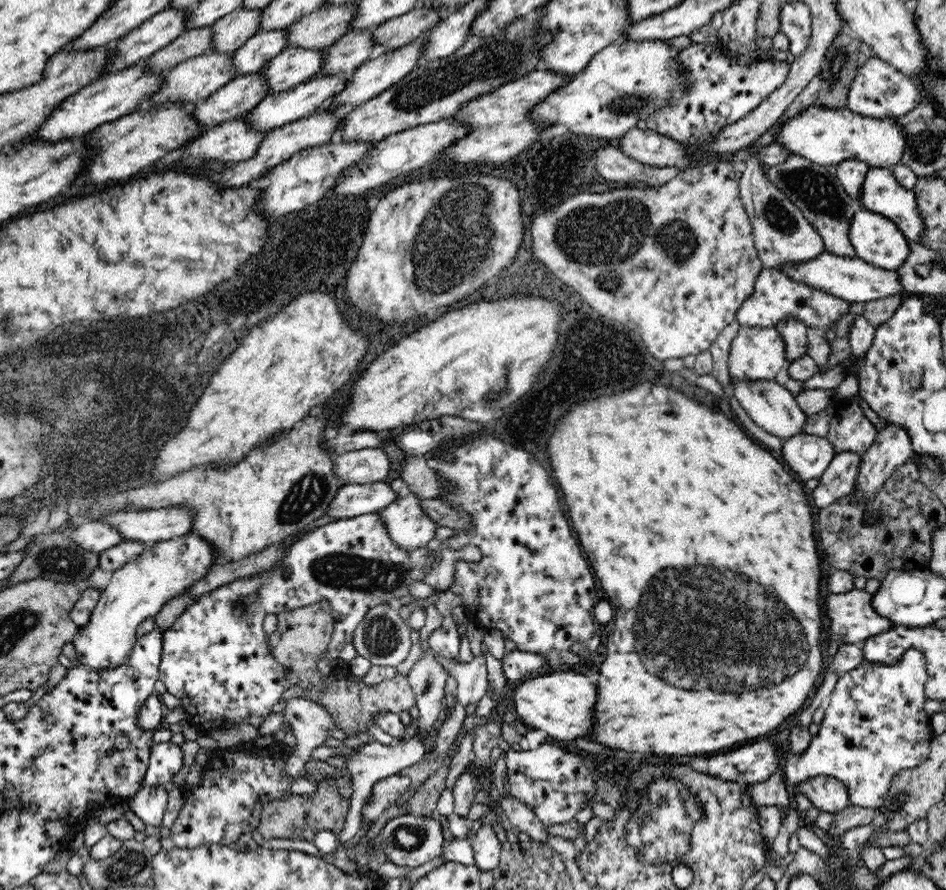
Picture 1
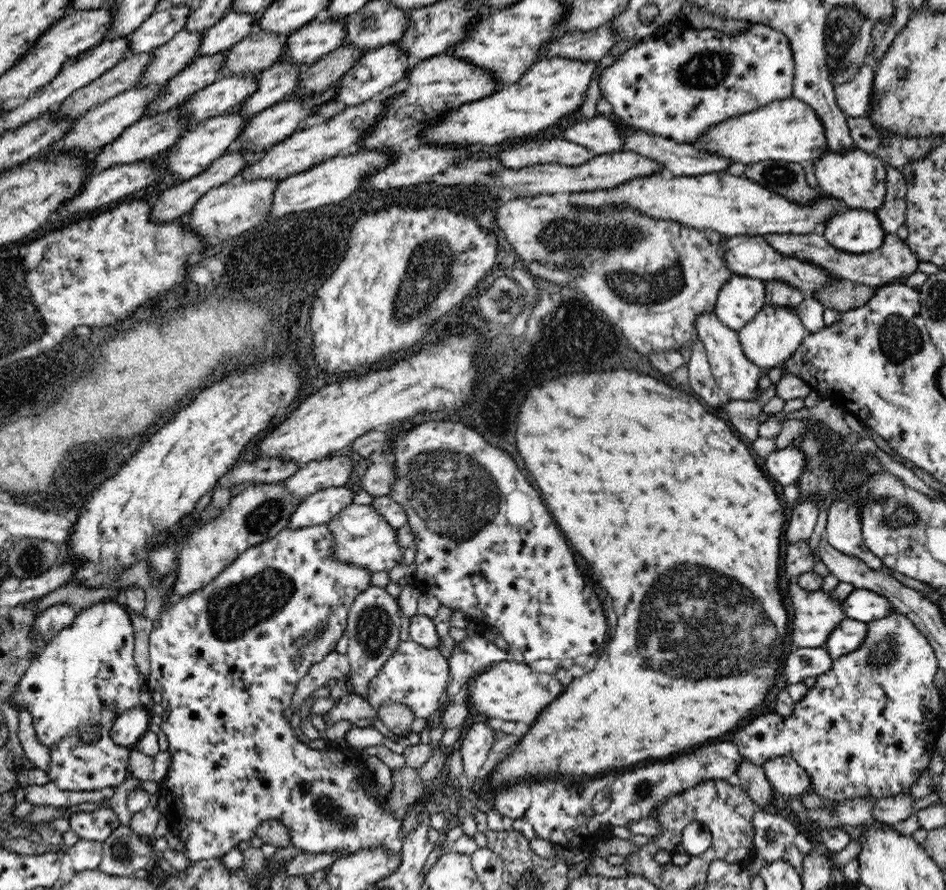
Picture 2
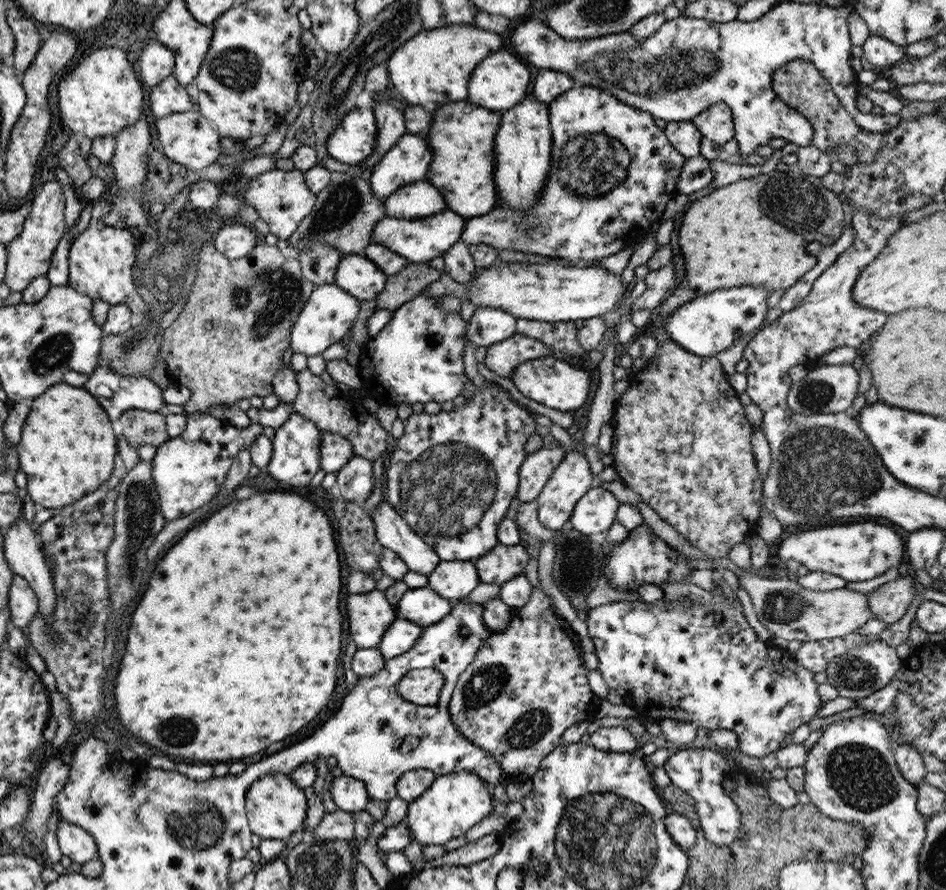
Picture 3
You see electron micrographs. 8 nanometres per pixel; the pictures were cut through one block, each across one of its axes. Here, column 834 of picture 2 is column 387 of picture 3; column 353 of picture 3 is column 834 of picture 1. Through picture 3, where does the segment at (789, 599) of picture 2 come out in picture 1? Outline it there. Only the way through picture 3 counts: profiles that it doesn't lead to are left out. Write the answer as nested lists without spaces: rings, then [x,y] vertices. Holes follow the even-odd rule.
[[[864,589],[830,594],[823,600],[826,618],[830,620],[830,642],[861,644],[880,632],[892,630],[896,623],[872,609],[872,594]]]

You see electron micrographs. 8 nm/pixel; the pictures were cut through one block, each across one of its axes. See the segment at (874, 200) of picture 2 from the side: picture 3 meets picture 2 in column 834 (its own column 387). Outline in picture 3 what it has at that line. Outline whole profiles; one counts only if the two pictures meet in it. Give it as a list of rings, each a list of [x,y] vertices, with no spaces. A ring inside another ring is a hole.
[[[404,133],[396,141],[393,148],[385,152],[378,164],[375,164],[373,170],[367,175],[374,197],[386,199],[404,185],[425,180],[425,174],[431,165],[432,157],[433,150],[424,134]]]

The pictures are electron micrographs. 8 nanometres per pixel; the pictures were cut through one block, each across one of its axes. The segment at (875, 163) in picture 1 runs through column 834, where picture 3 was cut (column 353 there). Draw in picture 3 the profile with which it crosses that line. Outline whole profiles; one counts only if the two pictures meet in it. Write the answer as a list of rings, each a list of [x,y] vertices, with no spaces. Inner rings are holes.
[[[352,109],[328,136],[326,148],[329,156],[352,166],[367,159],[375,151],[375,120],[373,109]]]

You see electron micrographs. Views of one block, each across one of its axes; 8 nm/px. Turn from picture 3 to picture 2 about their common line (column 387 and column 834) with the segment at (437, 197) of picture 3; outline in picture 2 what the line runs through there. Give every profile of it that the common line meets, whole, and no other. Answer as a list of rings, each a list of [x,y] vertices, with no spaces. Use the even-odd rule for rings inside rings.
[[[728,171],[722,172],[710,172],[710,174],[702,174],[696,176],[671,176],[667,175],[667,173],[661,174],[652,174],[652,176],[642,176],[642,178],[632,178],[630,182],[626,182],[626,184],[620,184],[620,186],[616,186],[616,188],[608,188],[608,190],[596,190],[595,192],[580,192],[580,193],[572,193],[570,194],[569,203],[573,206],[577,206],[578,208],[584,208],[585,210],[591,210],[593,207],[595,211],[599,208],[602,208],[604,205],[612,205],[623,203],[625,206],[640,212],[648,217],[656,217],[657,220],[672,220],[673,222],[679,222],[679,224],[686,224],[691,228],[696,228],[697,230],[714,230],[715,232],[720,232],[722,235],[728,237],[734,236],[768,236],[774,234],[796,234],[796,235],[806,235],[806,234],[814,234],[819,232],[821,226],[827,223],[831,218],[834,218],[834,215],[840,214],[842,211],[846,209],[846,205],[842,203],[842,201],[838,201],[838,198],[834,198],[832,196],[818,196],[812,203],[808,205],[798,205],[798,203],[794,203],[792,201],[788,201],[788,198],[784,198],[774,192],[771,192],[767,188],[761,187],[760,184],[750,180],[746,176],[734,176]]]

